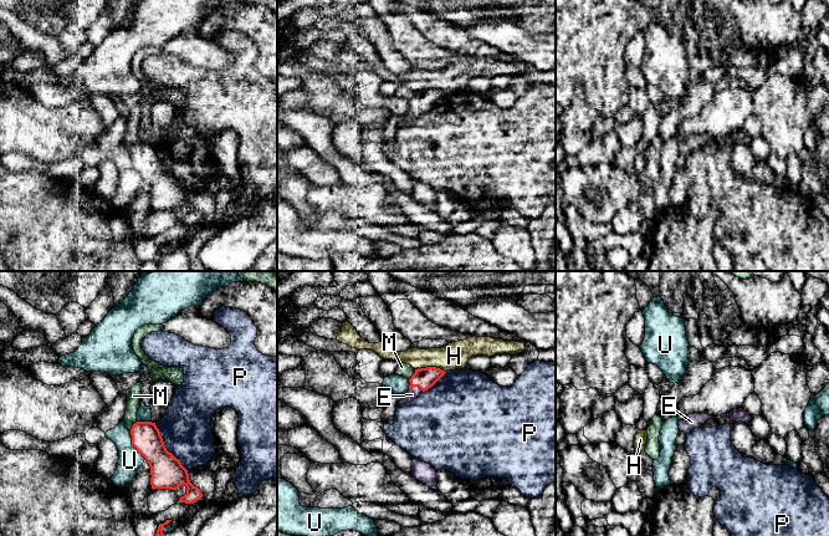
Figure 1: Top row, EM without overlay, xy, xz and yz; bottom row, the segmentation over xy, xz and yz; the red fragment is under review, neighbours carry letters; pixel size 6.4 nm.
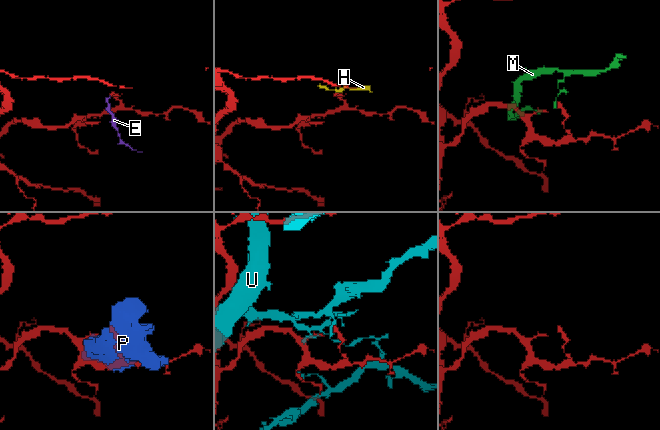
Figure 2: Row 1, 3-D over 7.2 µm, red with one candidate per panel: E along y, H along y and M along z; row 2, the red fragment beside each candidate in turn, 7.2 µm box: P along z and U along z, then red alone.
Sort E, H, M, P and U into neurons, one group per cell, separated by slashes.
E / H / M / P / U

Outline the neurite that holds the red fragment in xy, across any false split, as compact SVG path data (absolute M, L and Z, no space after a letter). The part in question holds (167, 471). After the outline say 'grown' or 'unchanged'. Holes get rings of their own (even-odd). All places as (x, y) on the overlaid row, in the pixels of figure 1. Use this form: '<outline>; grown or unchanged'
M137 422L131 429L132 445L150 466L152 489L172 489L186 486L186 494L178 502L194 504L203 497L199 487L189 480L188 470L180 460L169 453L155 423Z; unchanged

